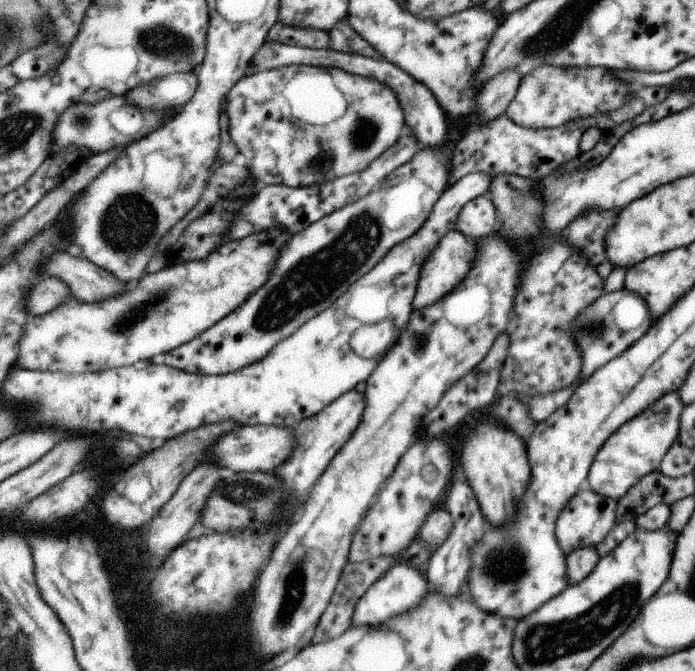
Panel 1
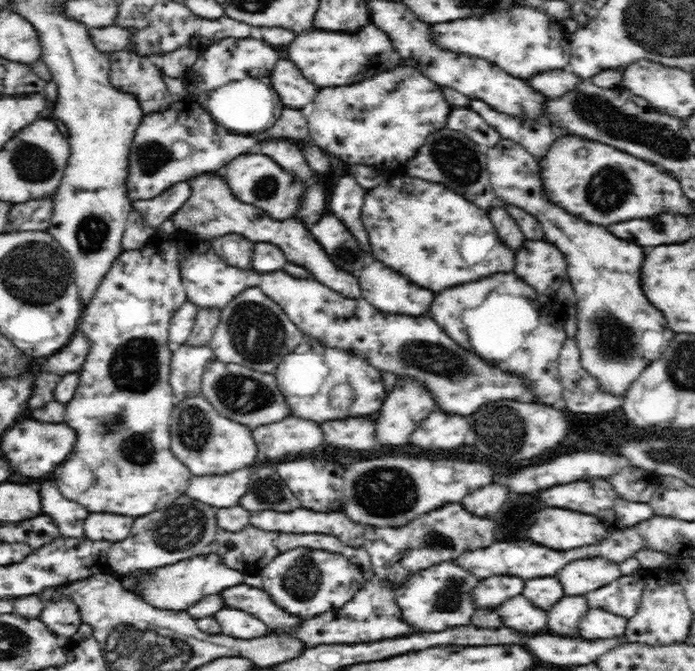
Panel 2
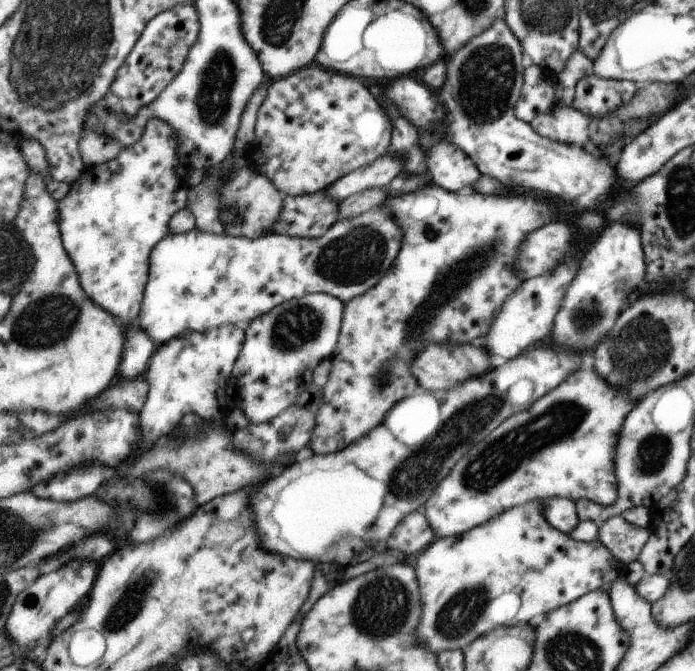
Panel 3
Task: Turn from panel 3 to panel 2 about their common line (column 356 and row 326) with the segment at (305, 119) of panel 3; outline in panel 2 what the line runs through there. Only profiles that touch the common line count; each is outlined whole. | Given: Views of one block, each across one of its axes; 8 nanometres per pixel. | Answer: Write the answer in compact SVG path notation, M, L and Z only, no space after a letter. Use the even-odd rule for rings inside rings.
M158 233L150 244L144 246L141 250L128 250L120 253L119 258L112 264L112 267L110 267L110 270L105 274L105 277L96 289L92 302L84 306L83 314L76 324L78 330L84 333L85 337L89 340L90 349L88 356L85 358L84 366L78 372L80 384L76 388L76 396L66 404L64 422L76 430L78 440L76 440L76 446L74 446L72 454L68 454L68 462L64 462L64 466L60 466L60 470L54 470L52 476L56 478L54 482L60 486L60 494L64 494L64 498L72 498L74 502L82 504L88 512L108 512L108 514L122 514L122 516L132 516L132 518L146 516L152 510L164 508L166 504L170 504L172 500L176 500L178 496L182 496L186 492L190 470L184 464L180 464L172 456L172 452L170 452L171 434L168 433L168 428L171 423L170 414L177 401L168 382L173 353L167 350L166 347L168 343L168 324L170 324L172 315L182 304L187 302L187 295L185 294L180 272L180 262L178 262L182 245L183 242L176 235L162 235Z

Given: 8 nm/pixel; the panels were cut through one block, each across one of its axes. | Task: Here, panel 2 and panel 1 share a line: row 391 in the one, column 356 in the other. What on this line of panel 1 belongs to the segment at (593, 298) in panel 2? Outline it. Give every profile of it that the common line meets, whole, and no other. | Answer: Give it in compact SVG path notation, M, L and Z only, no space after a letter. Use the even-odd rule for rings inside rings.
M404 562L393 564L380 576L367 592L357 600L351 616L353 626L377 626L390 622L395 616L405 614L417 607L429 594L429 581L414 566Z

